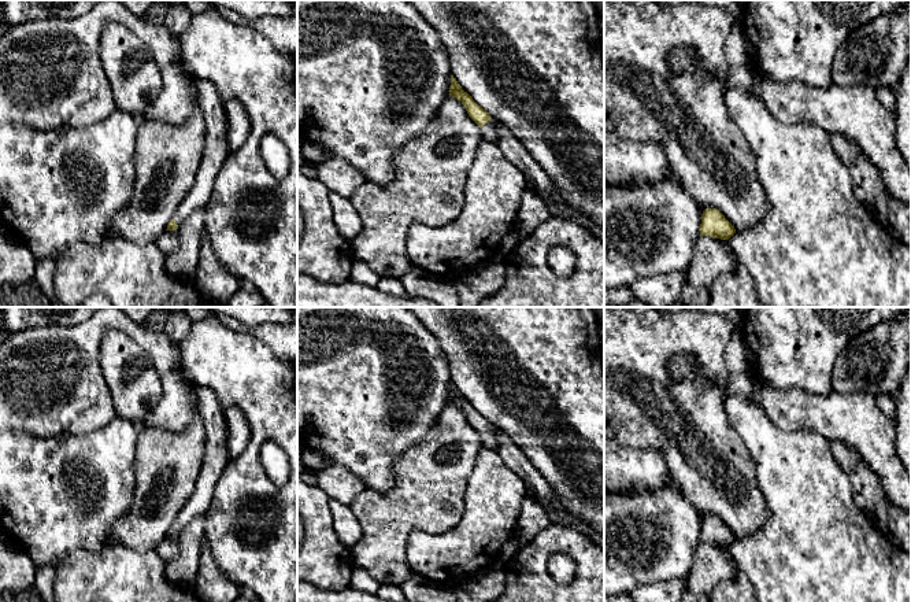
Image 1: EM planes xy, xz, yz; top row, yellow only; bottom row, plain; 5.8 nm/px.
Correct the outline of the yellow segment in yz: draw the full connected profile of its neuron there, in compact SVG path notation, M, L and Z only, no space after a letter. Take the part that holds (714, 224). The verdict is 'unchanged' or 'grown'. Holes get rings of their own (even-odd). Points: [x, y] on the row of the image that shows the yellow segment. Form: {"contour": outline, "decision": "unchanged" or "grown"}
{"contour": "M706 208L701 214L700 236L729 240L736 233L734 226L716 208Z", "decision": "unchanged"}

